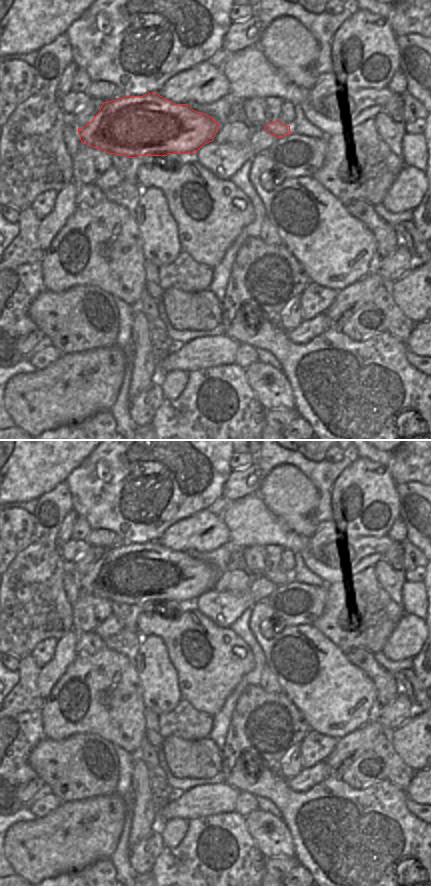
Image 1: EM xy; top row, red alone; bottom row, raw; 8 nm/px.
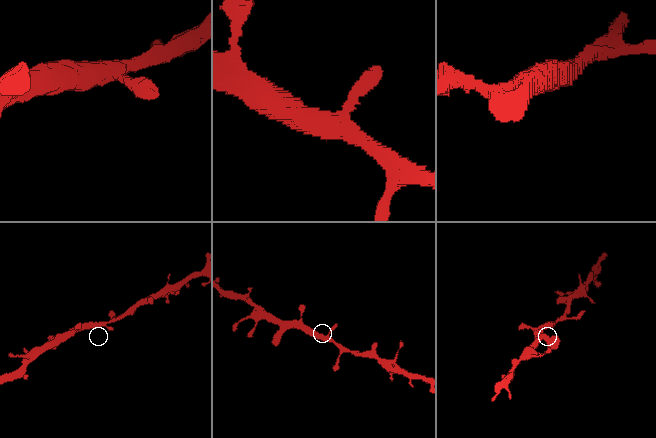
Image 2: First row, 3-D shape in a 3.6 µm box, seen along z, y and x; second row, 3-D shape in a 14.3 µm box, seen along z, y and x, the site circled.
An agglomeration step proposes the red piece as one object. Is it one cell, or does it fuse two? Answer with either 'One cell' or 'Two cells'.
One cell

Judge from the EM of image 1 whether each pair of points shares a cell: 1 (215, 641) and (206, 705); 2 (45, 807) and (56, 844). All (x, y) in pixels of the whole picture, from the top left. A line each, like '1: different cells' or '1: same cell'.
1: same cell
2: different cells

